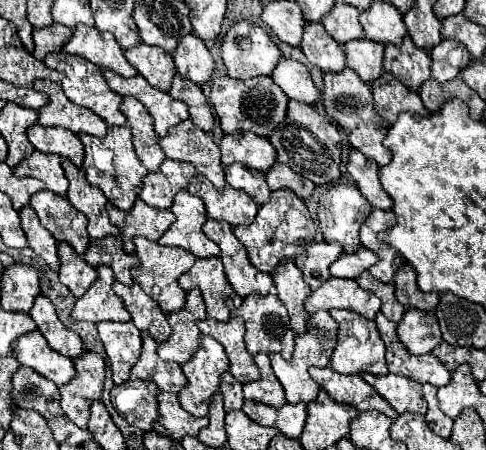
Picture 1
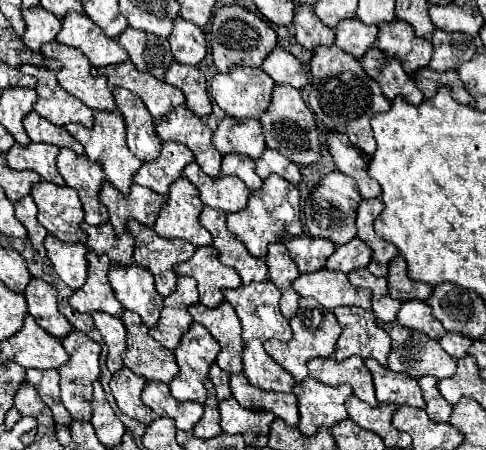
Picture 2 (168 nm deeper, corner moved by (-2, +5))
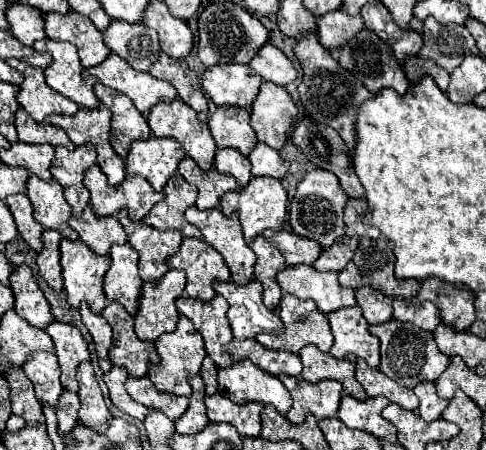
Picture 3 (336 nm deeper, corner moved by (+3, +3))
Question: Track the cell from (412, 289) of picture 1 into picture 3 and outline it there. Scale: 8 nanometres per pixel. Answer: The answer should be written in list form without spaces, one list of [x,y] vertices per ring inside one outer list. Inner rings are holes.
[[[383,235],[379,239],[359,237],[357,251],[353,255],[355,267],[365,275],[365,283],[383,295],[411,299],[419,291],[419,281],[415,279],[395,279],[393,275],[393,243]]]

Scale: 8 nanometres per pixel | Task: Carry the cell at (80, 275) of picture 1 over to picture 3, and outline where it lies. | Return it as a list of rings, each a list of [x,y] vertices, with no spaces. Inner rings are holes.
[[[45,229],[43,231],[43,251],[37,255],[37,267],[39,275],[45,279],[45,283],[61,291],[63,289],[63,279],[61,279],[61,267],[59,267],[59,239],[61,233],[55,229]]]

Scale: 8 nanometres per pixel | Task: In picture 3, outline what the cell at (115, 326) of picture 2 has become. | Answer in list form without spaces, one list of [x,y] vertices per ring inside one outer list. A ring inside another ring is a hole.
[[[81,303],[79,313],[81,313],[81,319],[83,319],[83,325],[89,329],[91,337],[93,337],[95,351],[97,351],[97,357],[99,357],[99,367],[103,371],[109,371],[111,369],[111,361],[107,357],[107,351],[109,351],[109,347],[113,343],[113,333],[111,333],[109,323],[101,315],[91,313],[87,303]]]

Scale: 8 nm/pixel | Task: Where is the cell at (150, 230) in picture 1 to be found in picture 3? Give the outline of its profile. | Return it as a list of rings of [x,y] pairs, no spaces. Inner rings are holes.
[[[127,175],[121,187],[123,187],[123,207],[135,221],[141,221],[151,211],[151,207],[163,199],[163,193],[157,193],[151,187],[151,183],[139,175]]]

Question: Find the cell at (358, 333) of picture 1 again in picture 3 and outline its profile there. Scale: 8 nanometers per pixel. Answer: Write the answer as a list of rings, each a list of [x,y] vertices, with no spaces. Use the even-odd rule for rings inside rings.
[[[357,305],[331,311],[327,319],[335,337],[331,347],[331,355],[335,359],[351,353],[365,359],[369,367],[379,365],[379,339],[369,333],[369,323],[363,319]]]

